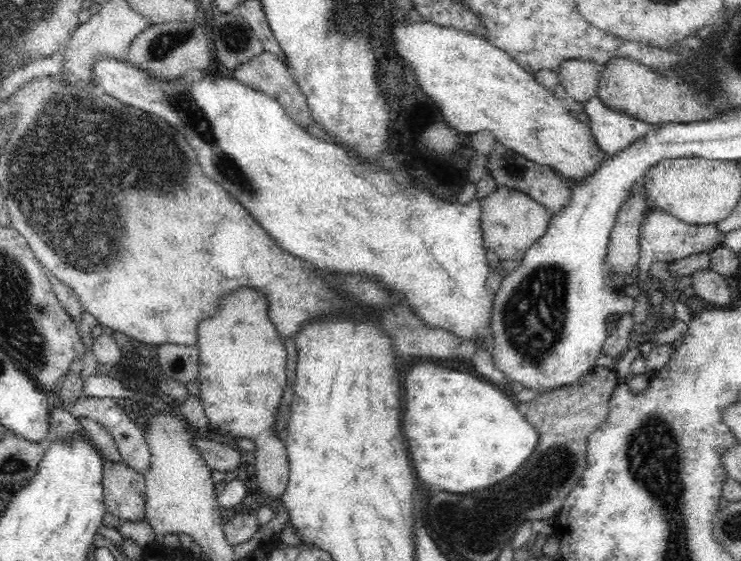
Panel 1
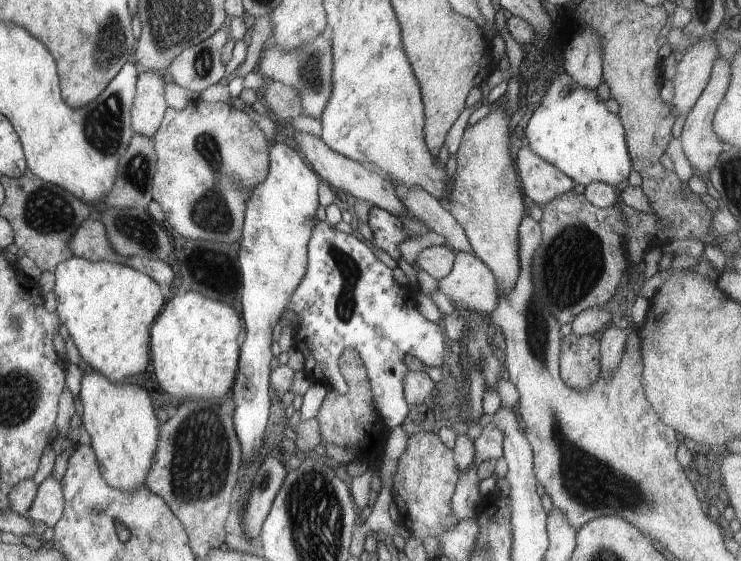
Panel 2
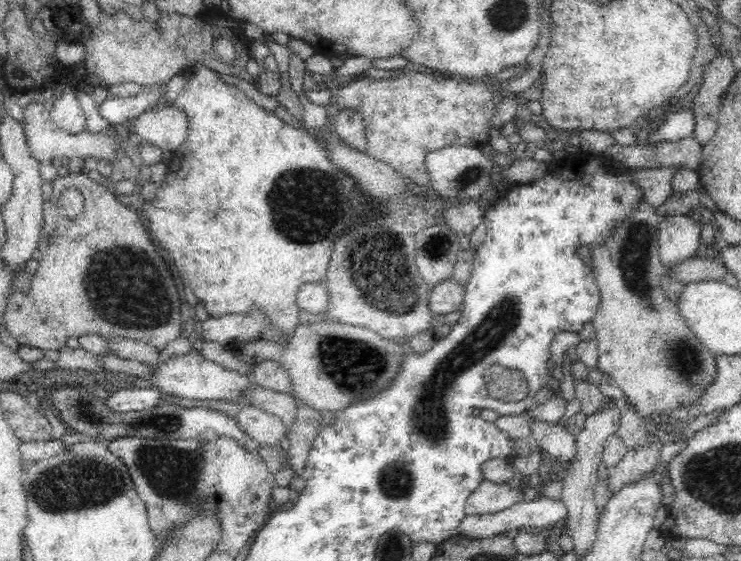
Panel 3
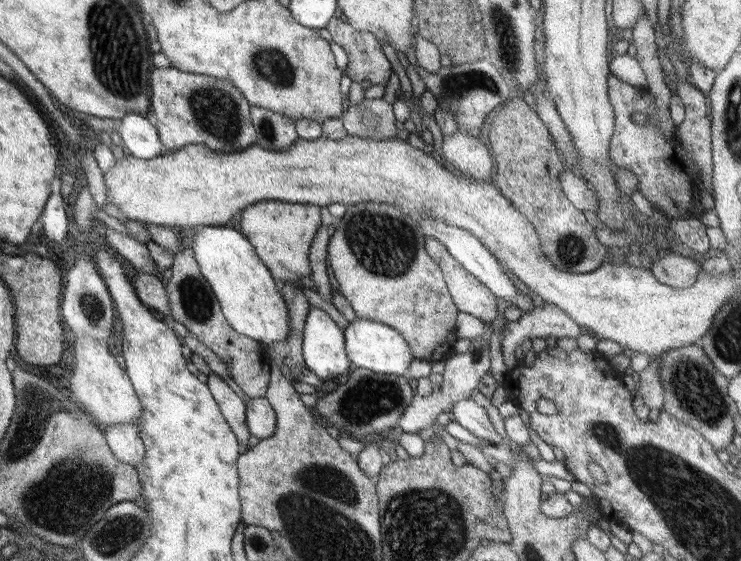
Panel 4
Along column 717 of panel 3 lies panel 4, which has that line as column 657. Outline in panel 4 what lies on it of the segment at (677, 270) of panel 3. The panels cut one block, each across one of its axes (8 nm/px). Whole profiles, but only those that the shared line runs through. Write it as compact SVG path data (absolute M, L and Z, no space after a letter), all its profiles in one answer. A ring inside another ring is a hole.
M683 251L670 253L653 263L649 272L661 284L685 288L695 283L701 272L700 260Z

